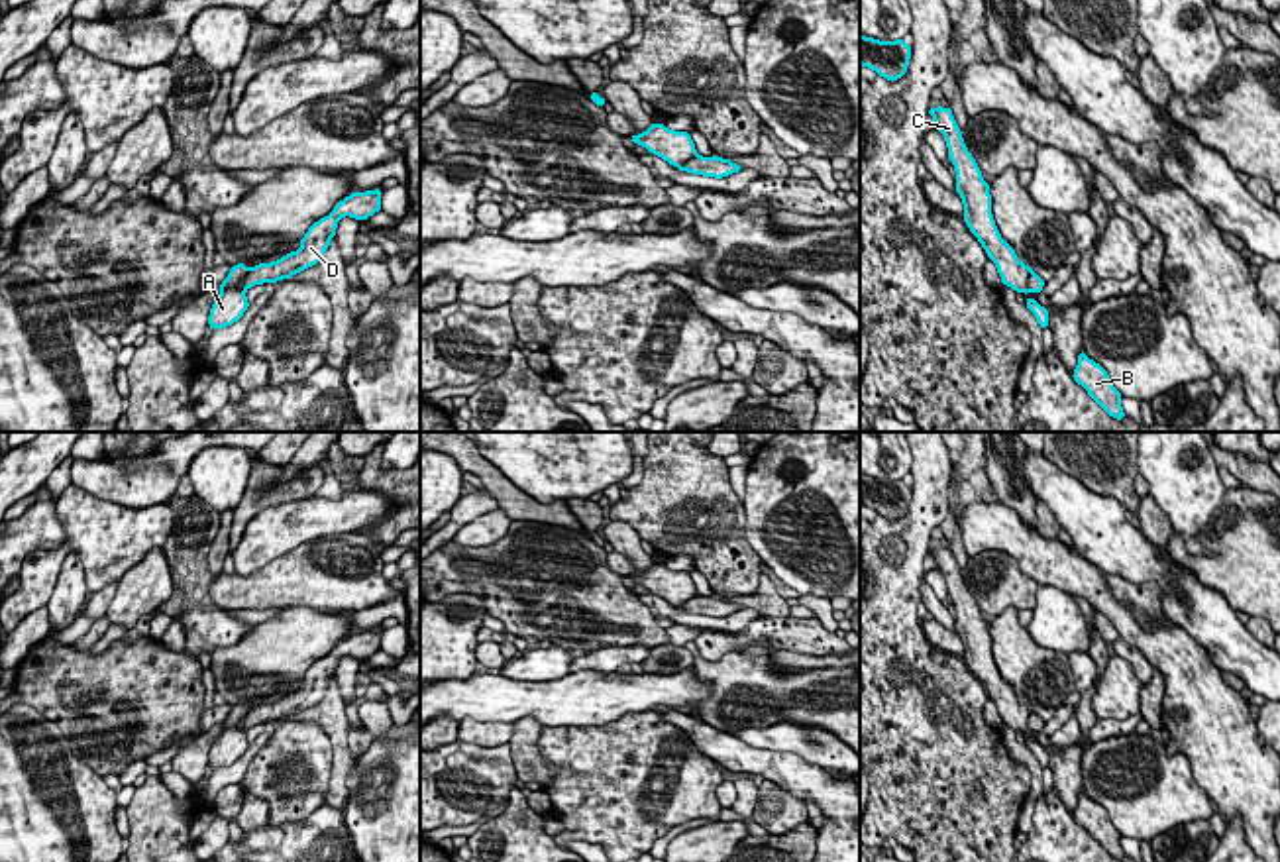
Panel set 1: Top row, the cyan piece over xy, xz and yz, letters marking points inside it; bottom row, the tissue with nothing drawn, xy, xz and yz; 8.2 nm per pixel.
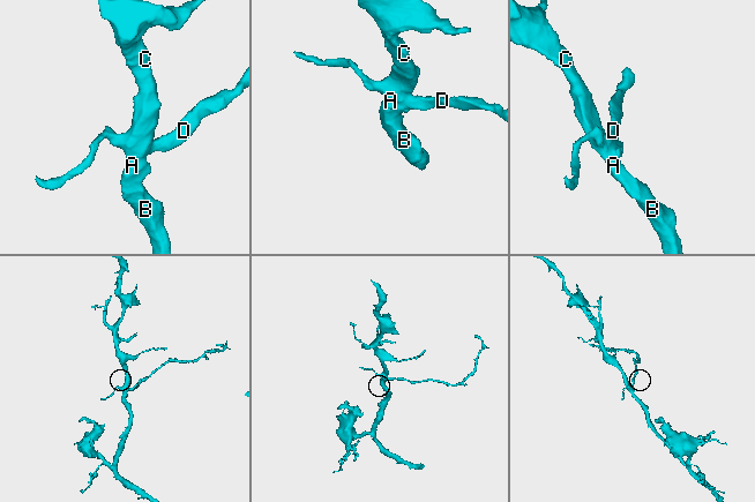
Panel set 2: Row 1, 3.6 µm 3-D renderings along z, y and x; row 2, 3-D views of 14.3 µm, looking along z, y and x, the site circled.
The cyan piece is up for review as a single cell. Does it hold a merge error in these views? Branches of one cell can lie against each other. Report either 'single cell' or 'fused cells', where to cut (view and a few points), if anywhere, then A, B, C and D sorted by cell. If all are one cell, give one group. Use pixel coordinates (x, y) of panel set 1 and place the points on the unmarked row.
fused cells | xy (250, 709), (240, 721), (242, 729) | A B C / D

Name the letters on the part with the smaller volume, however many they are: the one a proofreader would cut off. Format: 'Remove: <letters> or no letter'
Remove: D

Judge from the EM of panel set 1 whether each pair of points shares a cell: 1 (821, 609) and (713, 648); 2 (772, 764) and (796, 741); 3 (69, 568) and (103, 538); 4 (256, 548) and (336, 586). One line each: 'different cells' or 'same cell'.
1: different cells
2: different cells
3: different cells
4: different cells

